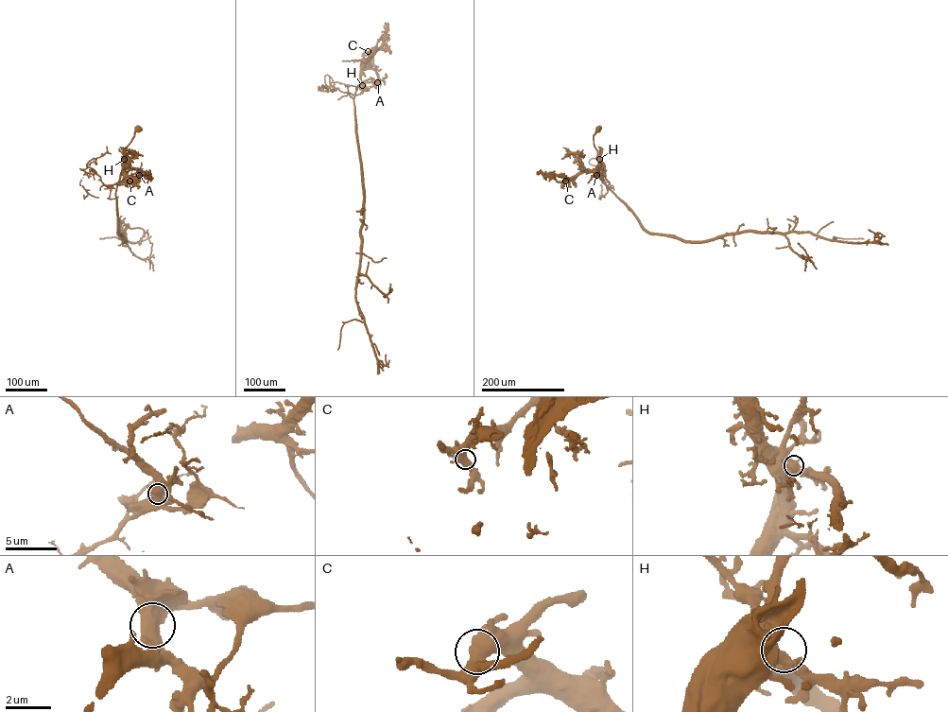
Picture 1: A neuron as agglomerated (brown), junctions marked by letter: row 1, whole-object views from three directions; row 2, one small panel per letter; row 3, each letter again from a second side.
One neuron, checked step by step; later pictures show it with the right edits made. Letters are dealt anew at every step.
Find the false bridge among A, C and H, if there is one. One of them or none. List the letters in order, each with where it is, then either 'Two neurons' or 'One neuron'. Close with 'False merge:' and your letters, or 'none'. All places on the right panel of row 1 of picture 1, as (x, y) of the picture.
A: Place: (596, 175). Two neurons
C: Place: (565, 181). One neuron
H: Place: (599, 159). One neuron
False merge: A

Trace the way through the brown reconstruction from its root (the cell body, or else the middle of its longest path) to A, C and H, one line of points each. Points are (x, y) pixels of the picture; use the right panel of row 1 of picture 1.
A: (753, 231), (725, 234), (698, 241), (649, 234), (603, 182), (596, 167), (596, 175)
C: (753, 231), (725, 234), (698, 241), (650, 234), (595, 171), (577, 174), (565, 181)
H: (753, 231), (725, 234), (698, 241), (649, 234), (603, 182), (595, 170), (599, 159)

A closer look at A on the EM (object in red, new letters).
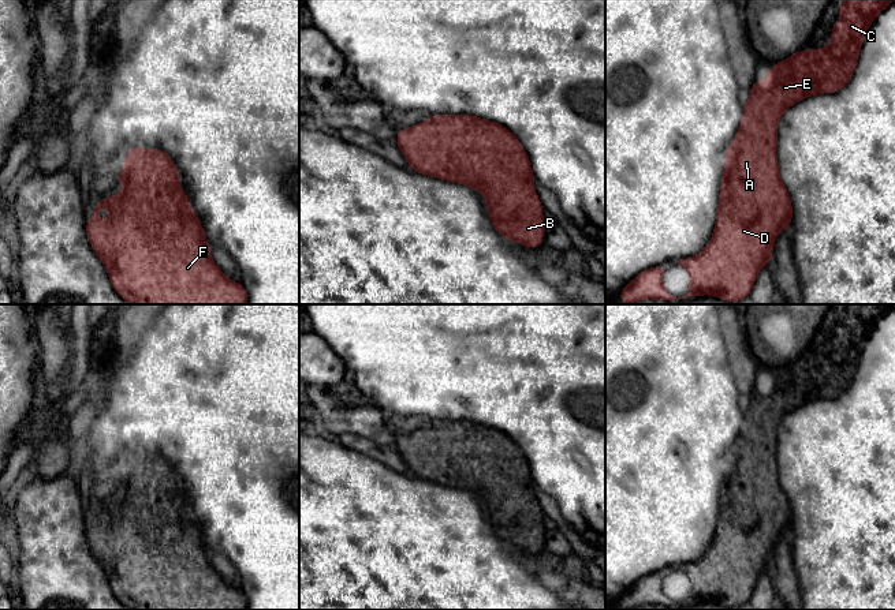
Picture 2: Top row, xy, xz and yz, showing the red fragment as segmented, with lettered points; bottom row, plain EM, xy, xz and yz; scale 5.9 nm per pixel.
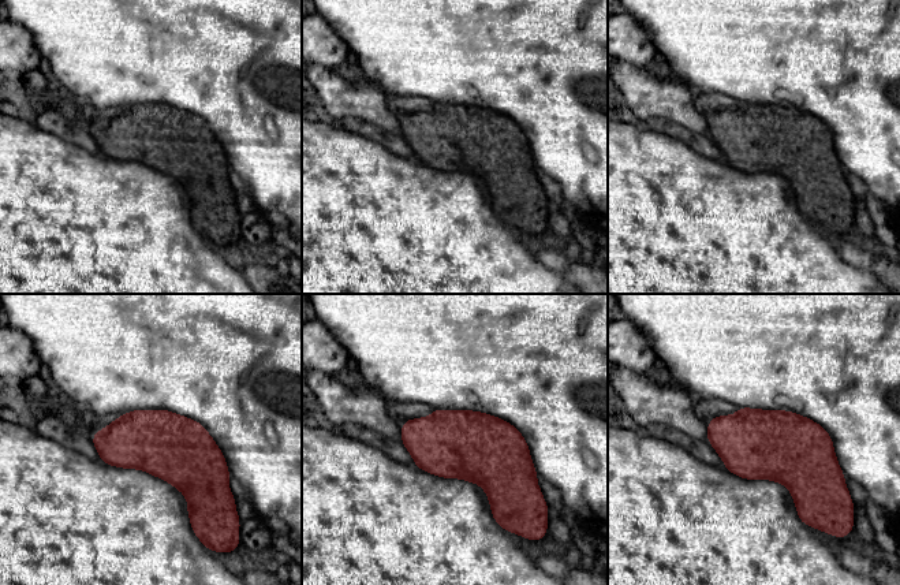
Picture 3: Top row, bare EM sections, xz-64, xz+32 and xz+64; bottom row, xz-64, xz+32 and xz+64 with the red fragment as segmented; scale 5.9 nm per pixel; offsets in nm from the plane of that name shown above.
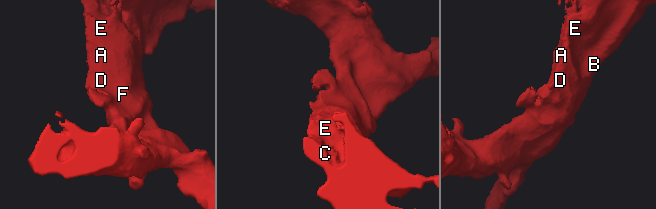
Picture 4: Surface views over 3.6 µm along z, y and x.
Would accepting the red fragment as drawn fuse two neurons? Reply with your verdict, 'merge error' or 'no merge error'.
merge error

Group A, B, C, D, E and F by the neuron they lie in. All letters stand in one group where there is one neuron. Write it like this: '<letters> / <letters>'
A C E / B D F

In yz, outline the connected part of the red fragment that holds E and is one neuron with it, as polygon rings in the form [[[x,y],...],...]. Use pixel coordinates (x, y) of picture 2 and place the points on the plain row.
[[[846,304],[840,307],[840,326],[832,330],[832,345],[825,355],[808,355],[806,358],[798,356],[794,362],[779,367],[769,374],[768,381],[756,388],[750,394],[750,404],[743,411],[743,424],[739,435],[731,448],[724,461],[724,479],[721,482],[720,499],[730,499],[730,486],[738,483],[752,484],[754,489],[782,489],[777,464],[776,449],[777,439],[776,433],[782,419],[795,408],[820,398],[838,398],[844,390],[847,390],[854,379],[857,364],[861,356],[861,351],[869,330],[875,323],[895,304]]]

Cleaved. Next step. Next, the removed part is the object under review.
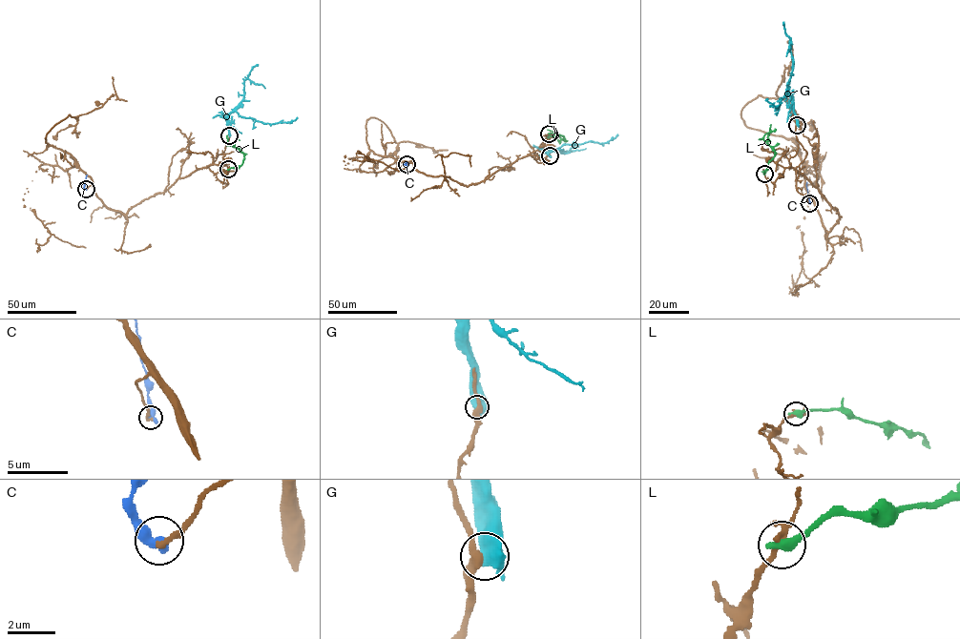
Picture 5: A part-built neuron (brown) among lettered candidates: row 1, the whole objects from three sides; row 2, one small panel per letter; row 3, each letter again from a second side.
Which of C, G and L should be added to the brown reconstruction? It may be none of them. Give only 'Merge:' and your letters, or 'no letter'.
Merge: no letter

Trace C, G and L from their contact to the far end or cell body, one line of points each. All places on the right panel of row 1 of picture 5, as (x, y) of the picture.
C: (809, 202), (807, 182)
G: (797, 124), (793, 102), (787, 90), (776, 108), (779, 106), (765, 99)
L: (764, 174), (775, 154), (766, 142), (770, 124)

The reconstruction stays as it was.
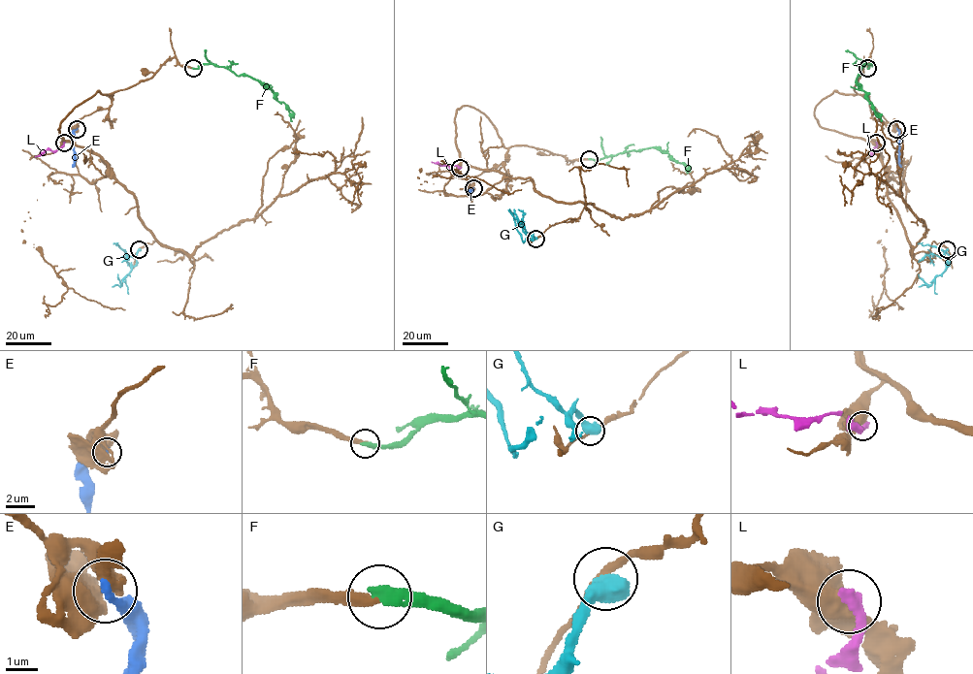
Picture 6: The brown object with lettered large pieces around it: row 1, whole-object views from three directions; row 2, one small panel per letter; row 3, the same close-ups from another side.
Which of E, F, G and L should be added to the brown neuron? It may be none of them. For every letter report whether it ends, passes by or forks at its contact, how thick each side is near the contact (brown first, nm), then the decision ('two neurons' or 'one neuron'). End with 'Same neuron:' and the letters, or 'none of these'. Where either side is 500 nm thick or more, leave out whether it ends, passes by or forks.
E: it ends; calibres 480 and 240 nm; two neurons
F: it ends; calibres 320 and 400 nm; one neuron
G: calibres 240 and 750 nm; two neurons
L: calibres 750 and 400 nm; two neurons
Same neuron: F

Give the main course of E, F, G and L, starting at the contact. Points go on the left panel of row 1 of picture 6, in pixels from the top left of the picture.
E: (77, 129), (74, 131), (72, 167)
F: (193, 68), (213, 64), (227, 67), (238, 76), (246, 75), (259, 80), (285, 104), (291, 121)
G: (139, 248), (136, 264), (131, 266), (124, 252), (113, 243)
L: (64, 143), (55, 150), (46, 149), (35, 156)

